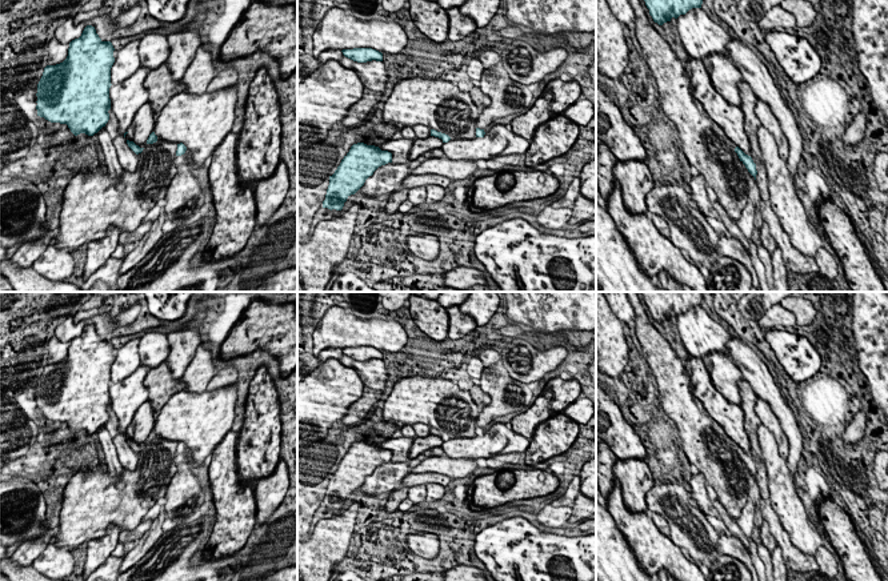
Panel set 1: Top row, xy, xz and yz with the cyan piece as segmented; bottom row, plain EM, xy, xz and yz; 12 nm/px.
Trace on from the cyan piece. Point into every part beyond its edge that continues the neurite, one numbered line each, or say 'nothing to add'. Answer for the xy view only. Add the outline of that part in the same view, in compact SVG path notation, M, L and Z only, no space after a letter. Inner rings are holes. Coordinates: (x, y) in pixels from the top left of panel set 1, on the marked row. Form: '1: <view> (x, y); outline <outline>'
nothing to add

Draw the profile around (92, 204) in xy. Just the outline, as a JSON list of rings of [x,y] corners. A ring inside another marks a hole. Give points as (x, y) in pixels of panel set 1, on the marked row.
[[[157,140],[153,144],[139,145],[143,152],[136,155],[139,164],[135,172],[123,171],[120,181],[124,189],[116,188],[116,179],[111,179],[108,169],[101,167],[93,171],[79,172],[64,189],[61,204],[59,235],[55,239],[57,249],[73,252],[91,241],[101,240],[109,227],[120,232],[133,232],[156,205],[159,193],[167,188],[177,173],[175,157],[177,143]]]

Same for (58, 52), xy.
[[[57,40],[48,41],[47,65],[56,65],[63,63],[68,56],[69,44],[61,44]]]

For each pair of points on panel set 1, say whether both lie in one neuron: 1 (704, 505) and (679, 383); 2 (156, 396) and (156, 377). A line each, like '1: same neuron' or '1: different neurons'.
1: different neurons
2: same neuron

